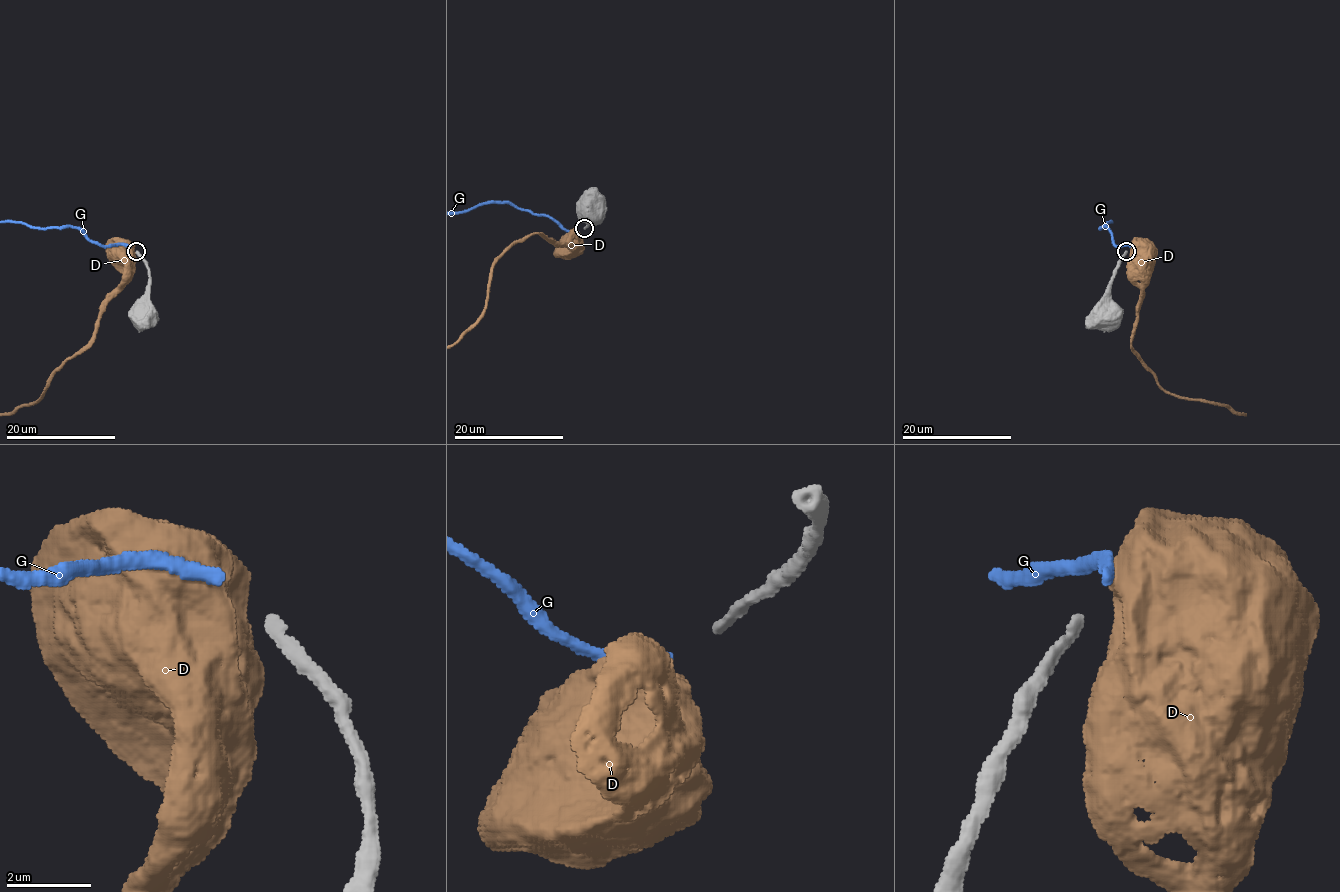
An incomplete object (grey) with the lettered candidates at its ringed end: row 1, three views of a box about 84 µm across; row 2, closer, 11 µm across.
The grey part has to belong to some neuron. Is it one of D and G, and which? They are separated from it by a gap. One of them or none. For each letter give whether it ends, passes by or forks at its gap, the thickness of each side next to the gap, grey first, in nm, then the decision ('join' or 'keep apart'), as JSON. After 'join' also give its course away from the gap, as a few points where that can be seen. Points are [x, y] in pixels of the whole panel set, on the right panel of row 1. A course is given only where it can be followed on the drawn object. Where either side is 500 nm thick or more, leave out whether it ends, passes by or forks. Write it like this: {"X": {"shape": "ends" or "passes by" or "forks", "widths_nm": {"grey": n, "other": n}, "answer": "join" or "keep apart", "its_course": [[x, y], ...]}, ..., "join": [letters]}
{"D": {"widths_nm": {"grey": 240, "other": 850}, "answer": "keep apart"}, "G": {"shape": "ends", "widths_nm": {"grey": 240, "other": 260}, "answer": "join"}, "join": ["G"]}

